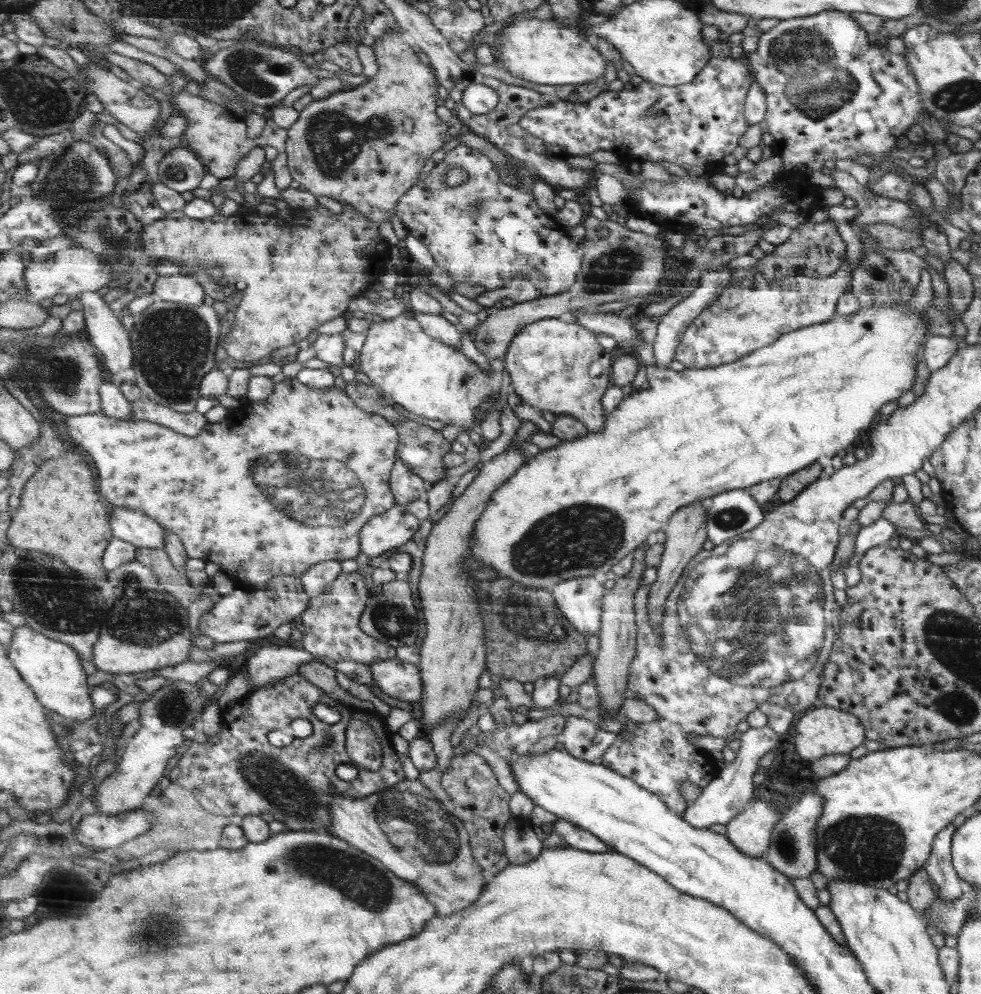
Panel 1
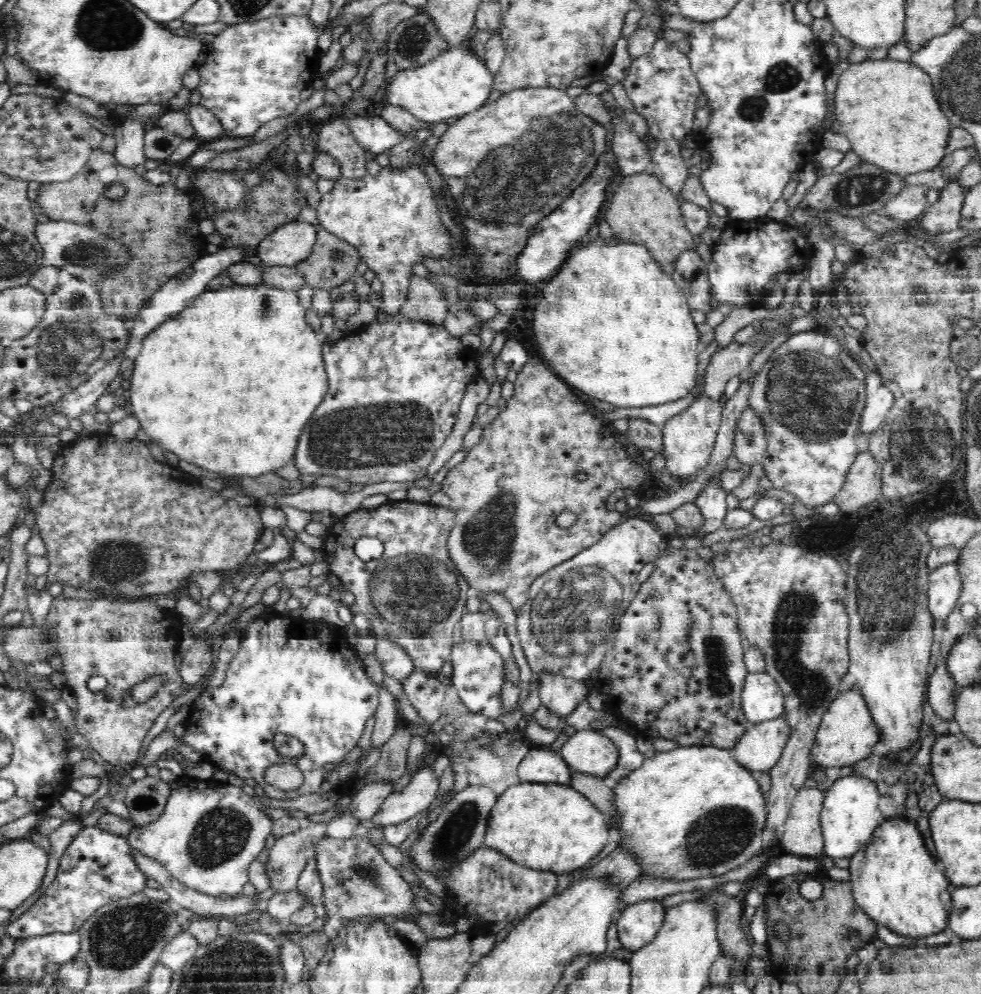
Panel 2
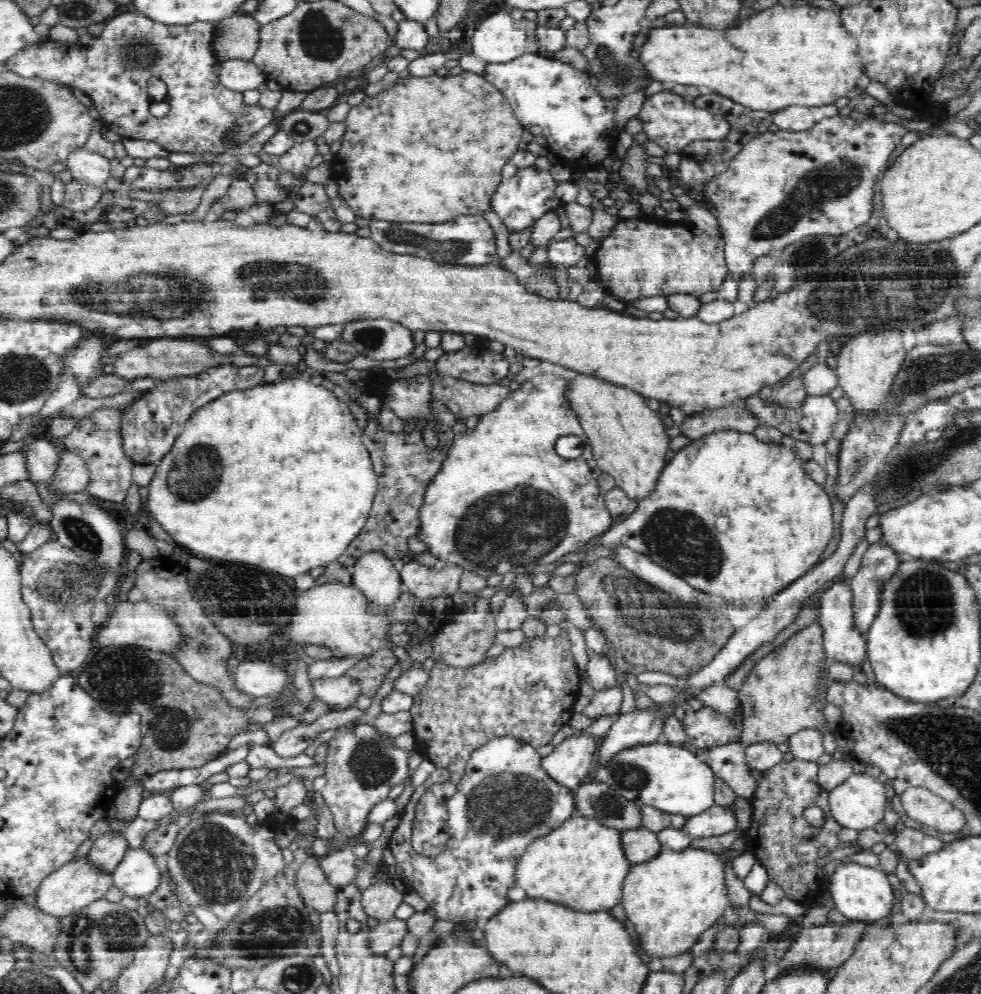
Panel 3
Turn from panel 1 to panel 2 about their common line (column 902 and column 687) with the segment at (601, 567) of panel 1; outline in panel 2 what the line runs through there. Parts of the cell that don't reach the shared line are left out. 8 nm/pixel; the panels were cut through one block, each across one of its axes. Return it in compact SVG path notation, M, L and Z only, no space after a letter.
M614 237L610 242L604 242L603 238L597 240L583 240L572 252L568 253L564 264L557 270L556 276L546 283L542 288L540 301L533 312L532 326L534 334L542 349L542 358L563 381L587 396L596 396L598 400L604 400L619 408L640 408L641 406L656 406L665 402L672 402L684 398L695 385L696 364L698 364L698 353L701 350L701 335L696 328L696 322L690 316L690 305L680 292L678 285L670 275L662 271L661 264L654 261L646 248L631 245L630 242L620 242Z

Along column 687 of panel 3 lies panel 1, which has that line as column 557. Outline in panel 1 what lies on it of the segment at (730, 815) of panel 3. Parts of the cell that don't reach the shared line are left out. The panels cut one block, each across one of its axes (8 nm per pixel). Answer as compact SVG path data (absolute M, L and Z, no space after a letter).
M558 818L553 826L553 830L558 835L562 835L562 839L564 839L568 847L595 853L612 851L612 847L604 839L594 836L592 832L584 828L575 826L572 822Z

